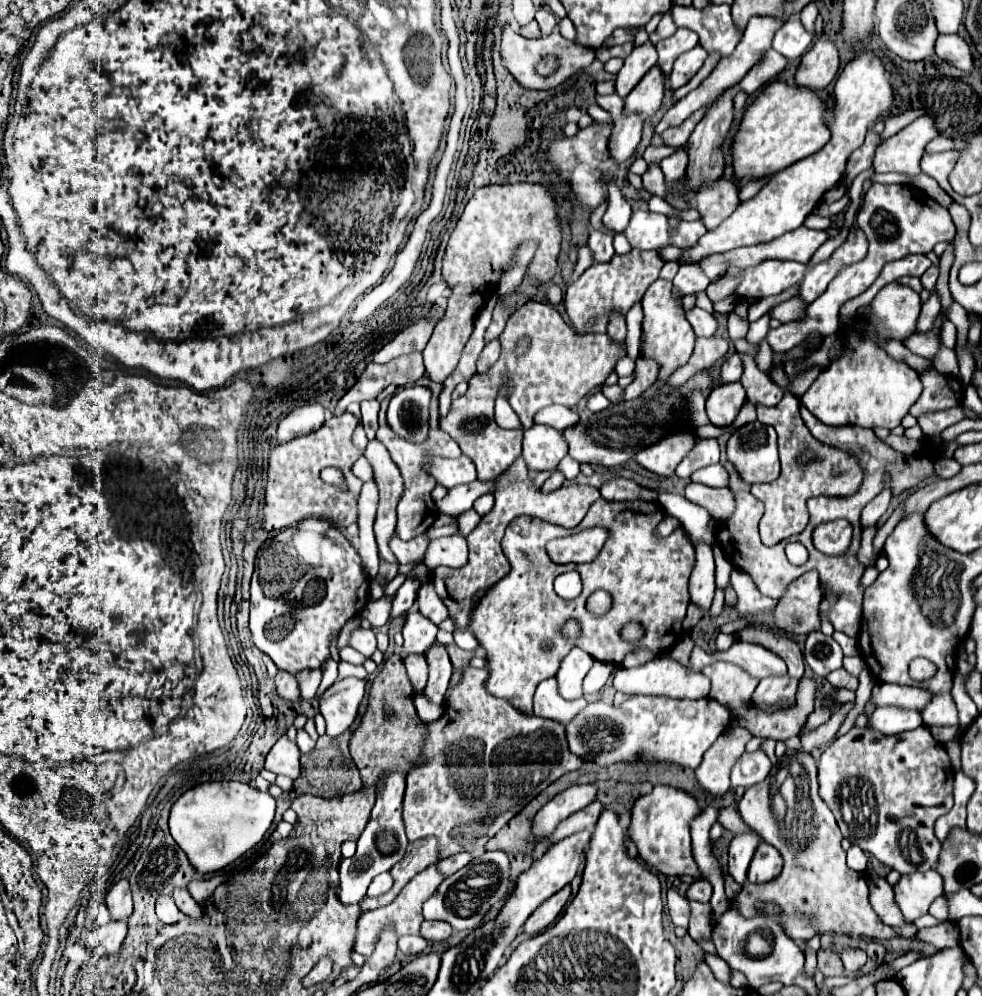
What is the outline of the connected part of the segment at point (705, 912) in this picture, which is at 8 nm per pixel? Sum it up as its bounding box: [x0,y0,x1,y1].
[688,902,712,940]

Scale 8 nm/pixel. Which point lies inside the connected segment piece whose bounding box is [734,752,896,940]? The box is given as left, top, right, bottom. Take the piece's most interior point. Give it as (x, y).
(817, 892)

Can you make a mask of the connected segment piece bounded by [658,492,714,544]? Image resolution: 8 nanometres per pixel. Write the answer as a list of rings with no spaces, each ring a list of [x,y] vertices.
[[[662,492],[658,496],[658,504],[662,506],[662,510],[666,514],[676,516],[680,520],[680,524],[688,530],[688,534],[694,542],[696,540],[706,540],[708,544],[712,544],[714,534],[708,532],[708,522],[712,520],[712,516],[708,514],[706,508],[702,508],[698,504],[692,504],[684,496],[668,494],[668,492]]]

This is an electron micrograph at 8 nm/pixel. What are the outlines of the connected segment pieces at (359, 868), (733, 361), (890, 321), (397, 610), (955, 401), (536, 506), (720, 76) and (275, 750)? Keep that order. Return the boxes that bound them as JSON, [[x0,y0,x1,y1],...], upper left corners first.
[[336,772,408,904],[718,354,742,384],[864,284,922,340],[392,578,422,616],[910,366,964,416],[434,456,600,630],[655,16,782,134],[264,736,300,780]]

